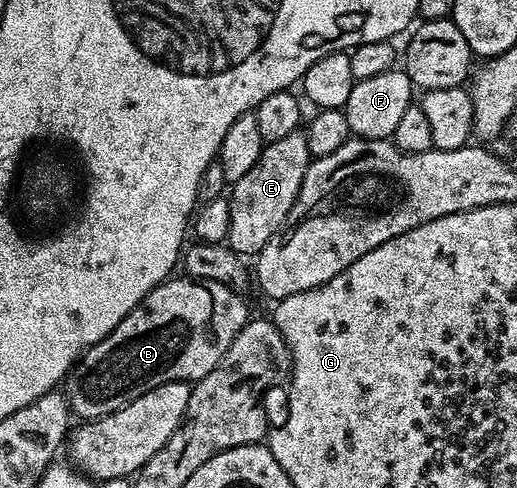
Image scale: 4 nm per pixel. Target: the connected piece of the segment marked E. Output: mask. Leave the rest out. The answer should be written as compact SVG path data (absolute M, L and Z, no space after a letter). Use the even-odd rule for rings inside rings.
M301 129L291 131L278 142L265 145L254 168L231 185L228 194L230 230L226 241L229 248L246 258L259 255L289 216L311 161L307 133Z

